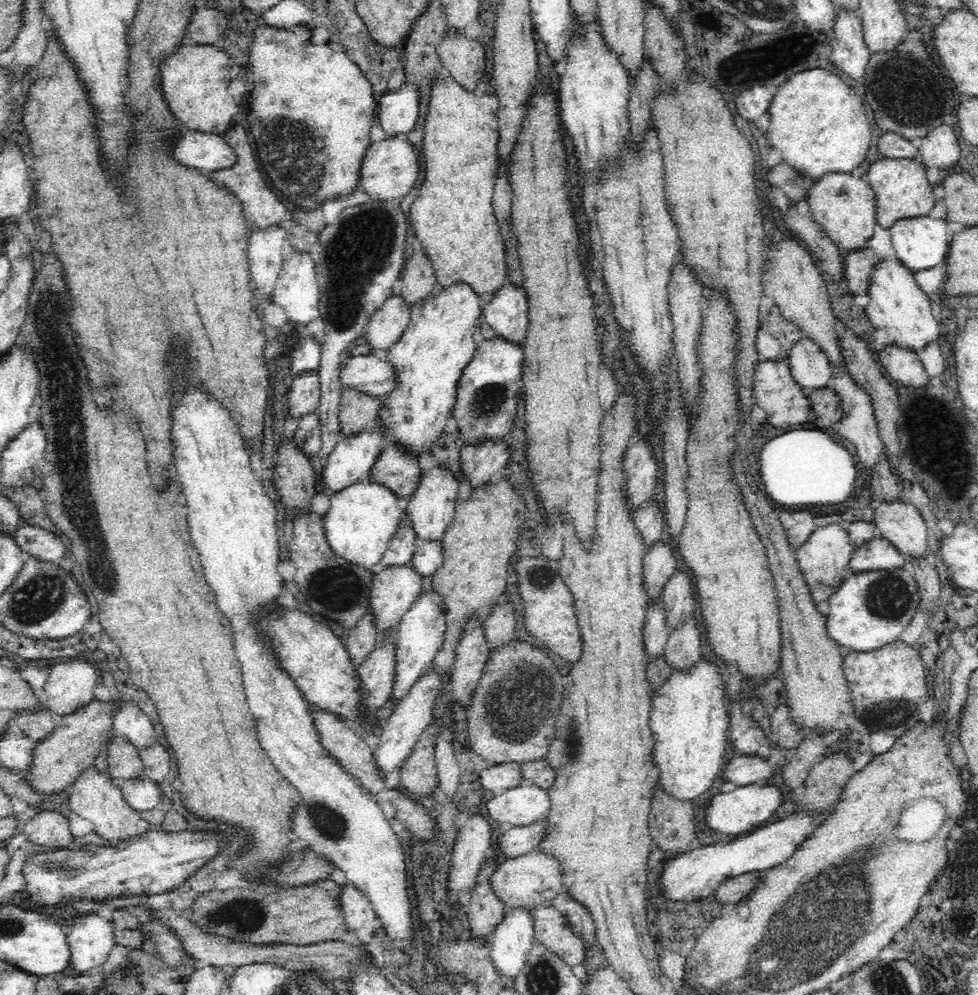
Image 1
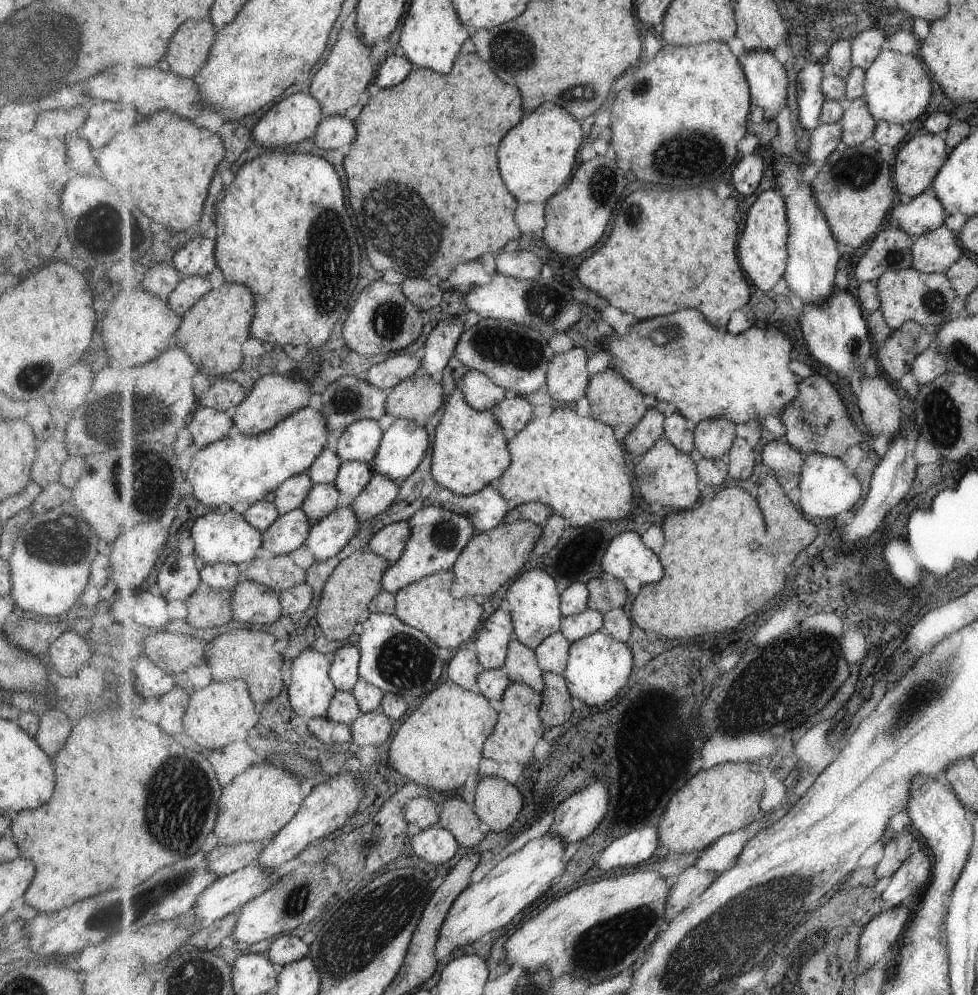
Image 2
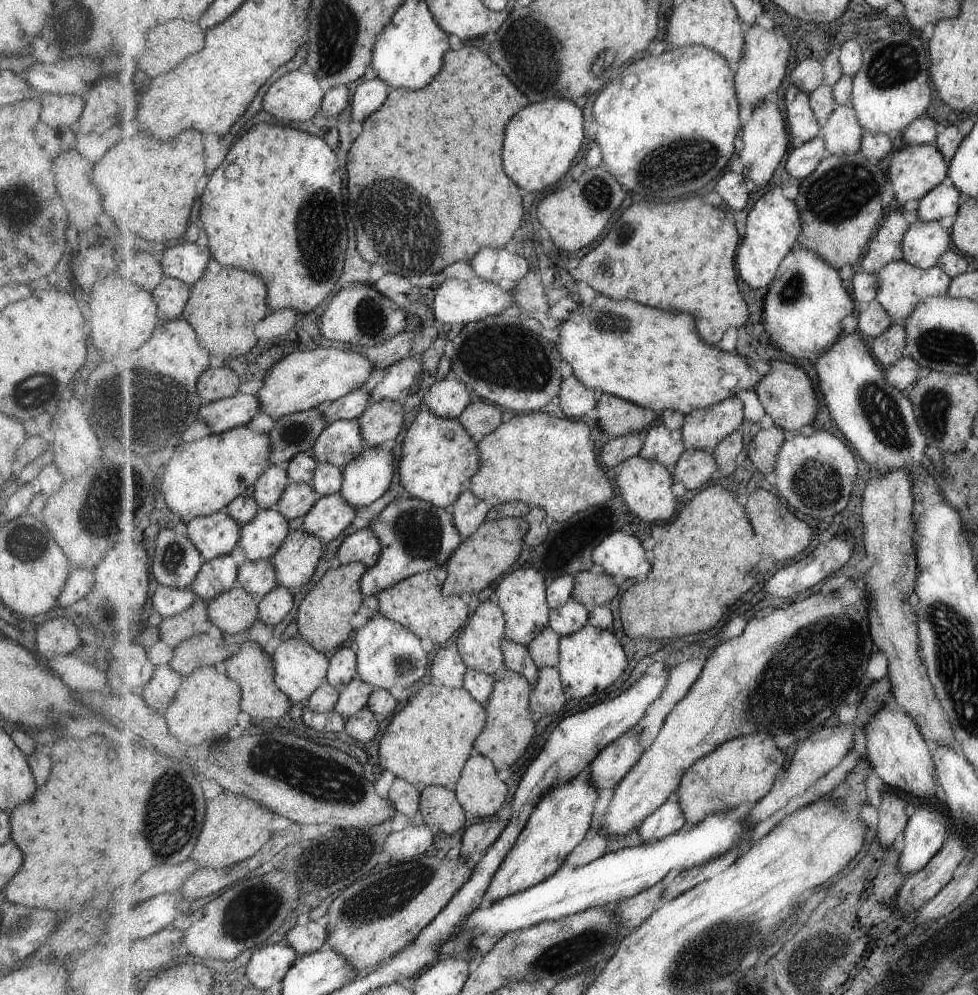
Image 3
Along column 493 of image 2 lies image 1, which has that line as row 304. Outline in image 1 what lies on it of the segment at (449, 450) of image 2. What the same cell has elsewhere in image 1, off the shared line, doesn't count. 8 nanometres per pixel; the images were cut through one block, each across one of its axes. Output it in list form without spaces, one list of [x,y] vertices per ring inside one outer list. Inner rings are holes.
[[[467,281],[436,286],[429,296],[411,307],[408,327],[400,339],[383,355],[395,366],[397,387],[384,399],[390,416],[379,417],[384,433],[393,435],[393,442],[402,444],[408,452],[422,453],[434,446],[442,428],[457,402],[457,388],[464,368],[476,352],[474,332],[480,328],[481,296]]]

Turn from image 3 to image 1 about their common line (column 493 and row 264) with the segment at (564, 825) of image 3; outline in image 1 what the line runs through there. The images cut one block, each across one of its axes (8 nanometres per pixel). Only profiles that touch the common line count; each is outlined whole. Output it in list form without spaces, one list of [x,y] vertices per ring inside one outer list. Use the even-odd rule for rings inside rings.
[[[896,257],[892,260],[884,259],[884,263],[880,263],[880,268],[876,268],[875,275],[872,276],[872,288],[868,296],[870,296],[870,304],[865,307],[868,318],[874,328],[886,329],[892,344],[918,352],[930,342],[939,343],[939,339],[944,340],[944,328],[942,328],[939,315],[936,313],[935,305],[922,292],[914,279],[913,272],[903,266]]]

